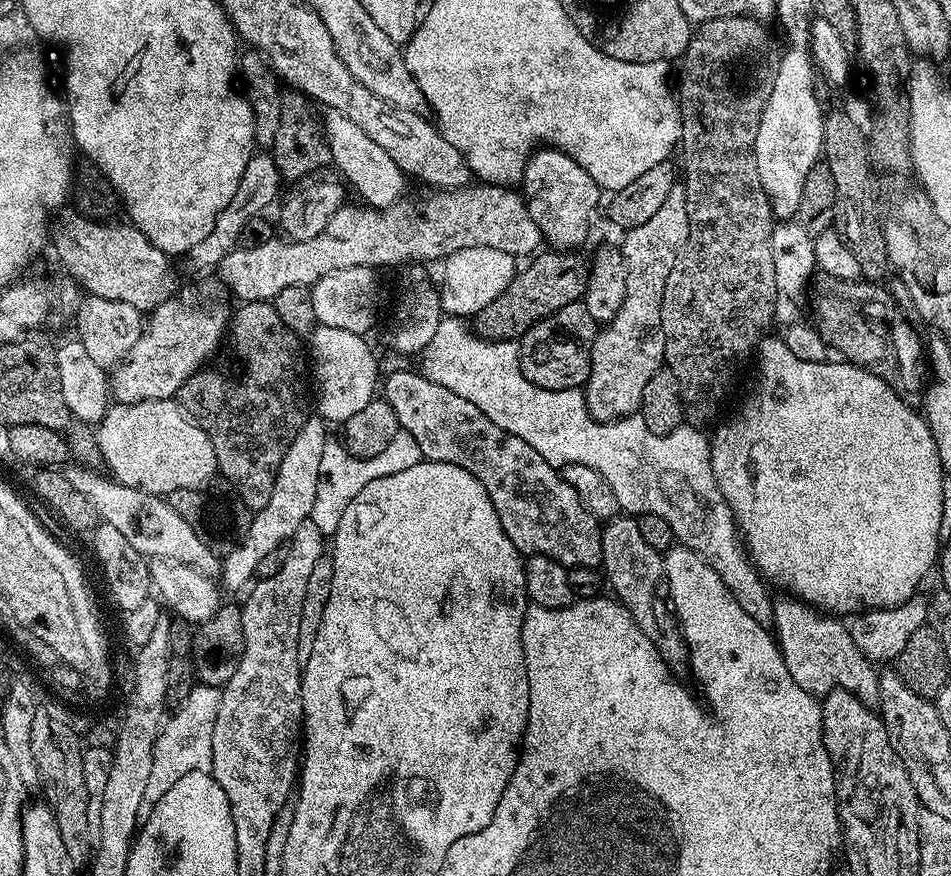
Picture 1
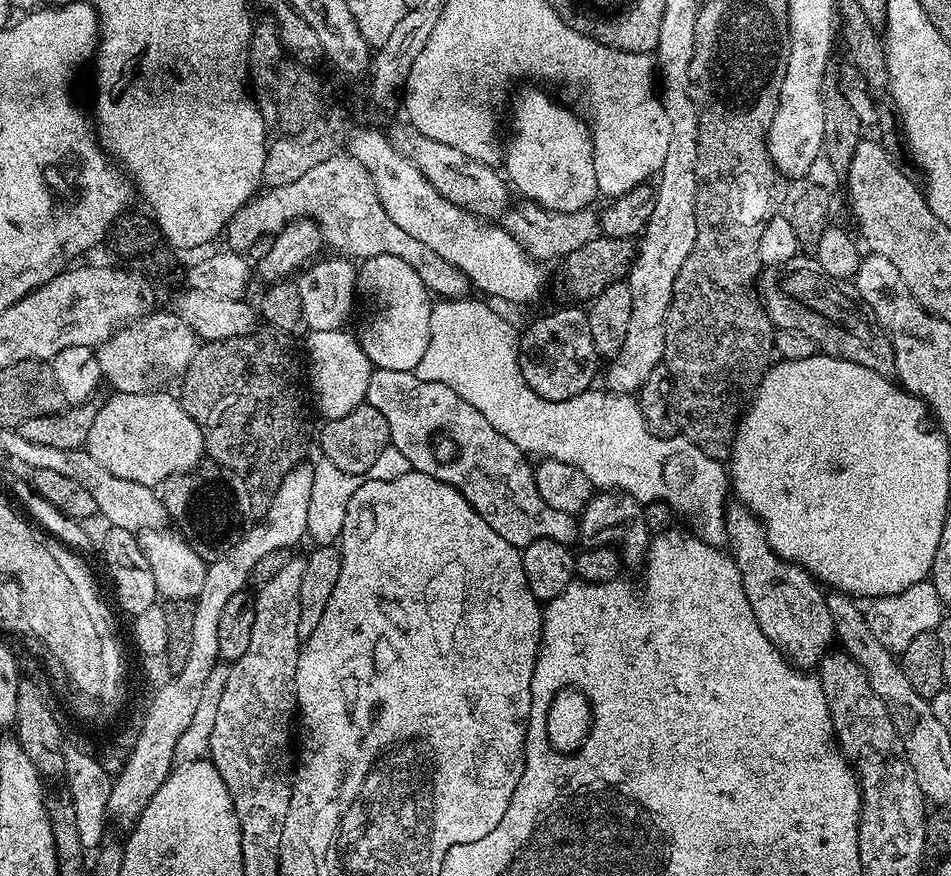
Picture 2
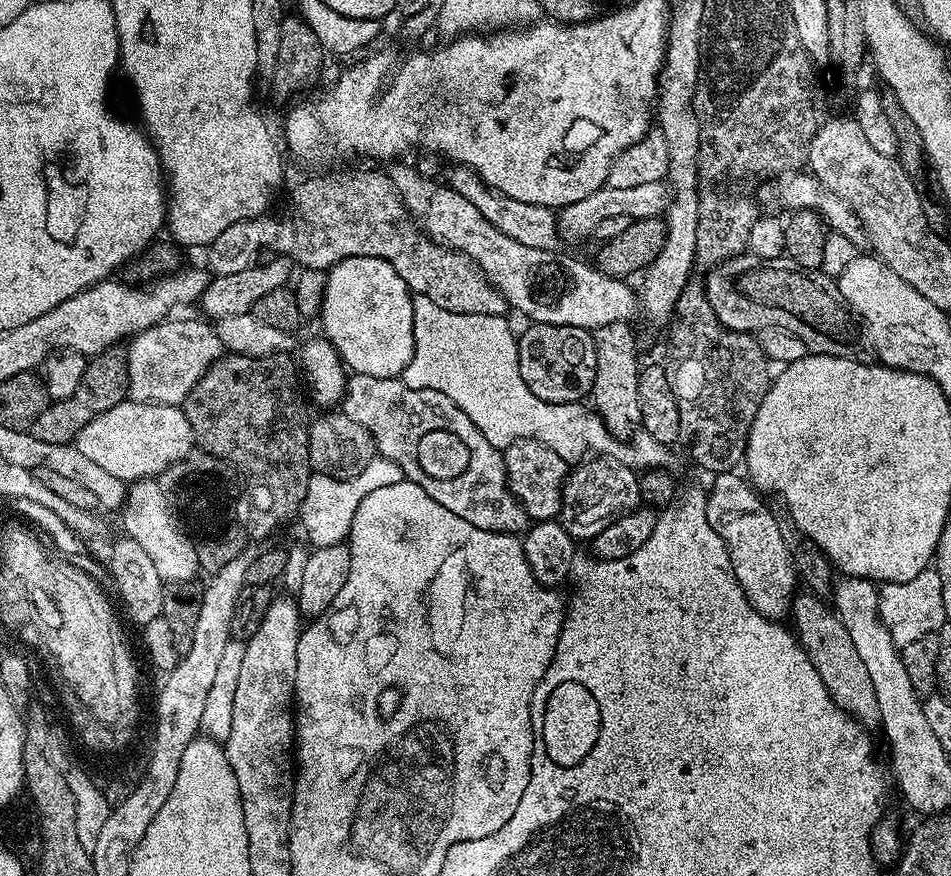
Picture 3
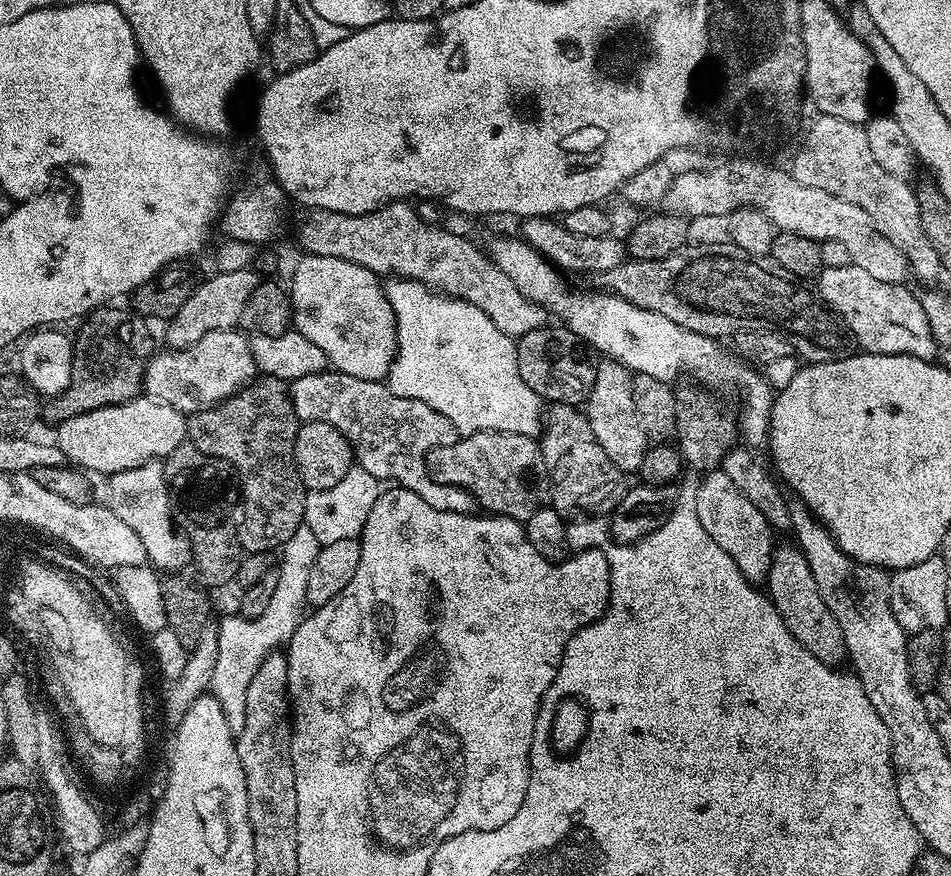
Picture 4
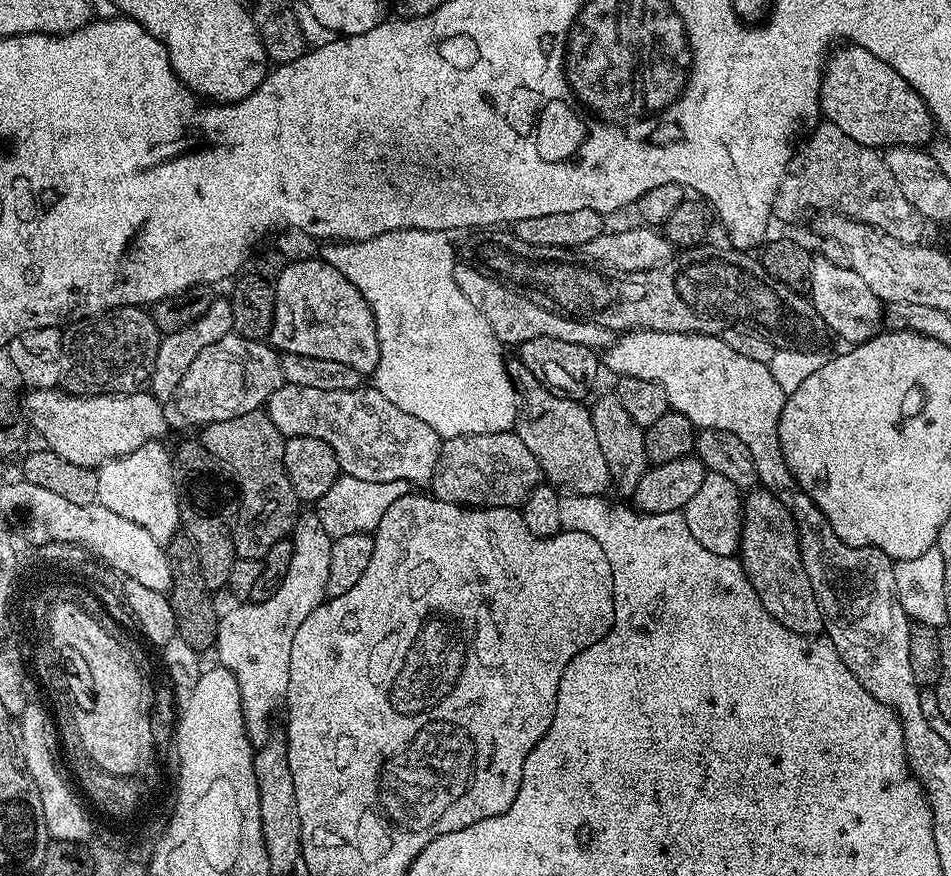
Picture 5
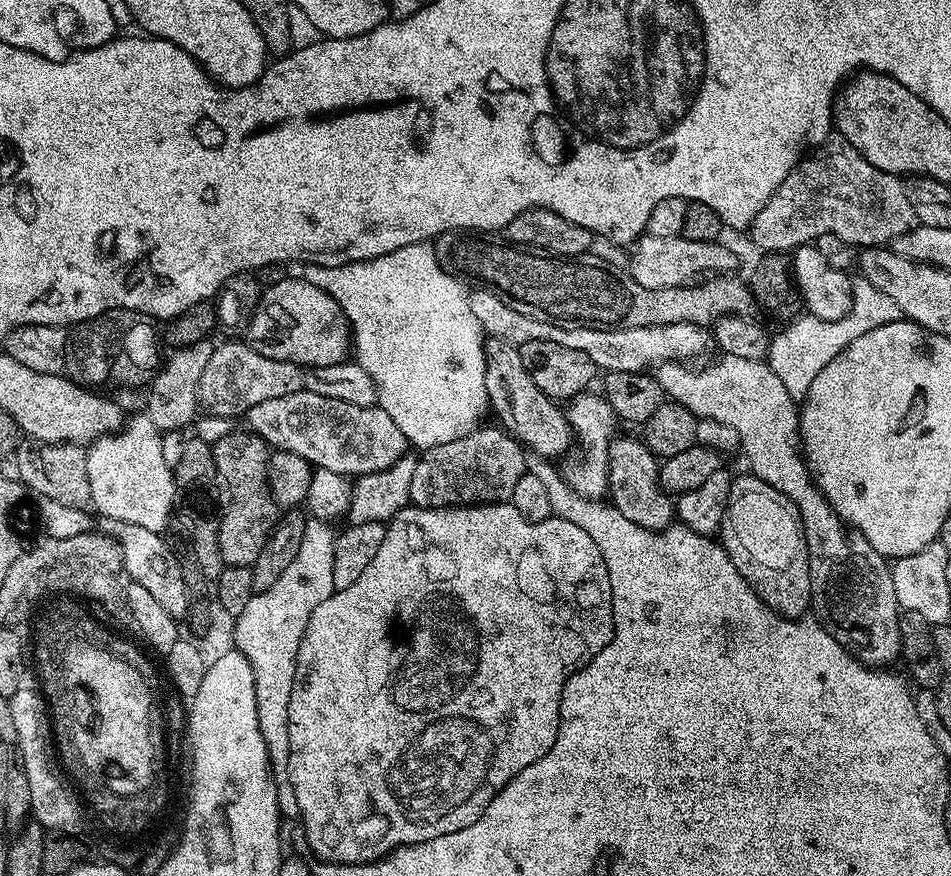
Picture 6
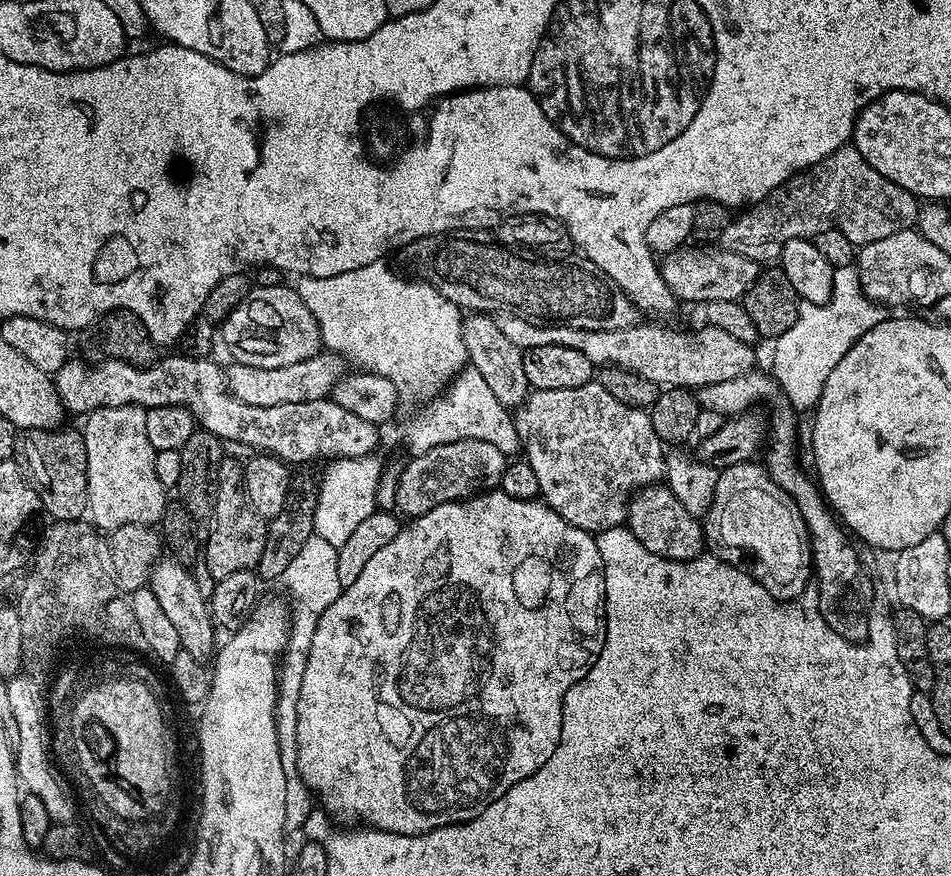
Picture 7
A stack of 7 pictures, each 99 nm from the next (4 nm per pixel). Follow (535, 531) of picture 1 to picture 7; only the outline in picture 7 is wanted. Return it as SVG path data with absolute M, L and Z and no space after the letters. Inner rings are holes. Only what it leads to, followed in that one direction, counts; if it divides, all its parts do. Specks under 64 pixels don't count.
M175 354L168 356L165 360L157 359L147 366L137 366L128 363L127 360L101 359L96 364L83 364L76 358L69 358L61 368L54 373L56 393L60 401L64 403L69 413L80 412L87 414L96 408L106 406L126 406L137 404L145 410L150 408L161 408L162 406L178 406L187 408L188 413L196 419L197 425L203 431L220 437L225 442L233 440L236 444L249 444L264 454L276 456L279 460L289 465L304 464L307 460L316 460L321 456L324 462L334 460L345 460L346 458L358 458L359 456L370 456L377 451L376 432L377 425L365 422L358 418L358 414L350 414L350 410L338 406L330 398L326 400L315 400L314 402L294 402L282 406L246 406L246 402L238 402L231 392L226 390L226 372L222 367L215 364L215 359L205 358L196 360L193 356Z

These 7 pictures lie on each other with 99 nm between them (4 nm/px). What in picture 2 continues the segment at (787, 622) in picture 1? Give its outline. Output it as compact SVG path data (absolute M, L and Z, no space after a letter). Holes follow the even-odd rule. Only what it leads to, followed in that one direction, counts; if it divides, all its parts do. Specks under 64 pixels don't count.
M739 502L727 505L728 538L730 555L740 571L740 581L762 634L780 649L780 653L792 660L800 670L812 670L825 655L824 644L833 643L836 631L826 606L825 593L814 577L800 567L784 560L768 544L760 519Z

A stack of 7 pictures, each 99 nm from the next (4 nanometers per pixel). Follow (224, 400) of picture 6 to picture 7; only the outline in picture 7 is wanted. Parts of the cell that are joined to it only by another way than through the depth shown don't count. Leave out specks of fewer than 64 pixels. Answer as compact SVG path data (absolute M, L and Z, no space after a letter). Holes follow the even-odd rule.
M322 350L317 356L306 358L302 362L293 362L291 366L270 366L259 368L258 366L246 366L233 363L226 372L226 388L238 402L246 402L246 406L282 406L294 402L314 402L326 400L331 397L332 387L343 380L346 375L346 361L338 352Z

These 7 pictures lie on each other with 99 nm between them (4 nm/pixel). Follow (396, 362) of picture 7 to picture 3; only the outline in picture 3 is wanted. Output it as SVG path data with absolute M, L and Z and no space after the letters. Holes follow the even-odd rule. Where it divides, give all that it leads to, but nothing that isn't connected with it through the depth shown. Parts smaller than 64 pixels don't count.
M413 295L412 305L414 306L414 354L410 358L410 362L406 366L403 374L403 382L406 386L410 386L414 390L438 390L442 394L446 394L446 398L450 398L450 402L454 402L454 406L458 406L458 410L462 410L462 414L466 414L466 418L470 418L470 422L474 422L474 426L478 426L478 430L486 438L486 442L490 442L498 449L507 449L509 444L514 444L518 440L537 440L546 446L550 446L550 450L554 450L554 454L558 454L563 460L569 462L580 462L589 454L612 454L616 448L617 441L611 432L605 426L604 421L591 407L583 408L583 403L574 404L551 404L545 400L539 400L530 389L526 386L526 382L522 382L522 374L518 366L518 343L517 333L508 329L507 319L504 316L491 316L490 314L454 314L450 310L442 310L442 306L434 306L434 302L430 302L430 298L425 296Z

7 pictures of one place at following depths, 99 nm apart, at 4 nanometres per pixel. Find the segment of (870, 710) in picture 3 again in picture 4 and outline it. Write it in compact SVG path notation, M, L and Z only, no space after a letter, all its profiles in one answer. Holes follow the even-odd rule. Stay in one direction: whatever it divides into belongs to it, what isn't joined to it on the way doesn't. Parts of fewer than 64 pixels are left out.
M791 543L784 544L773 551L768 561L768 578L766 581L766 595L771 600L786 630L794 634L794 638L818 662L826 662L833 666L840 666L845 663L848 648L844 645L842 630L834 622L830 622L826 602L822 602L822 594L818 594L818 586L814 582L814 574L810 574L810 566L806 562L803 552L798 556L800 549Z

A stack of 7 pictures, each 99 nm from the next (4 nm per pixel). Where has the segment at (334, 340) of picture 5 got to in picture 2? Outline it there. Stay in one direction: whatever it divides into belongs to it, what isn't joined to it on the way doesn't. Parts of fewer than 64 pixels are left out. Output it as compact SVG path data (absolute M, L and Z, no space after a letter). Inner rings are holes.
M378 254L367 257L359 265L358 288L372 307L358 339L373 369L415 372L418 362L422 362L422 354L426 354L426 342L430 342L430 314L434 303L422 278L402 258Z

